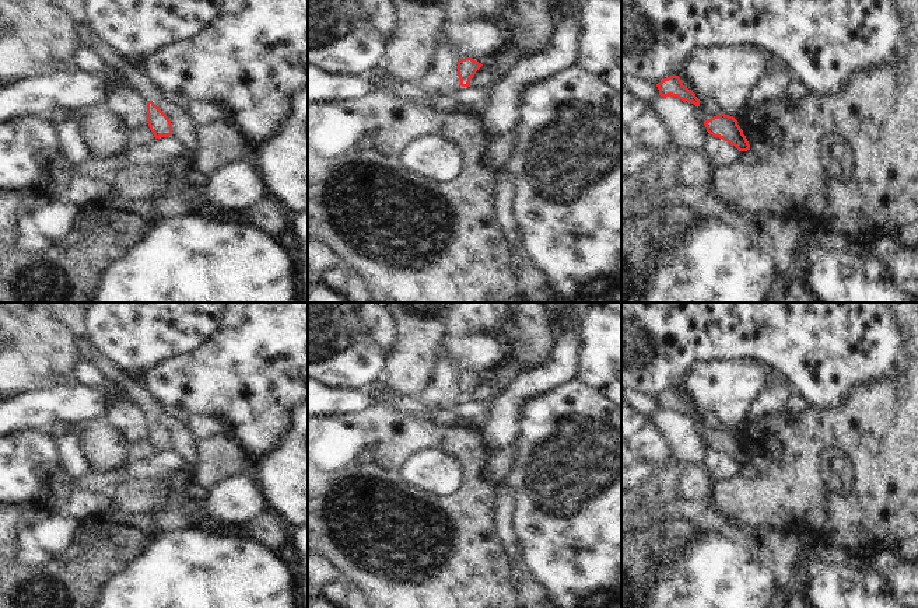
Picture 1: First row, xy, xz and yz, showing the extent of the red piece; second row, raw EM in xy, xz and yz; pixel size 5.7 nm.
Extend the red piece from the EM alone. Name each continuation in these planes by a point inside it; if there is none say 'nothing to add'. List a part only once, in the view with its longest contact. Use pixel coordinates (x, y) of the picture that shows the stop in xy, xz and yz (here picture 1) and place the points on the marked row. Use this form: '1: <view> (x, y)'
nothing to add

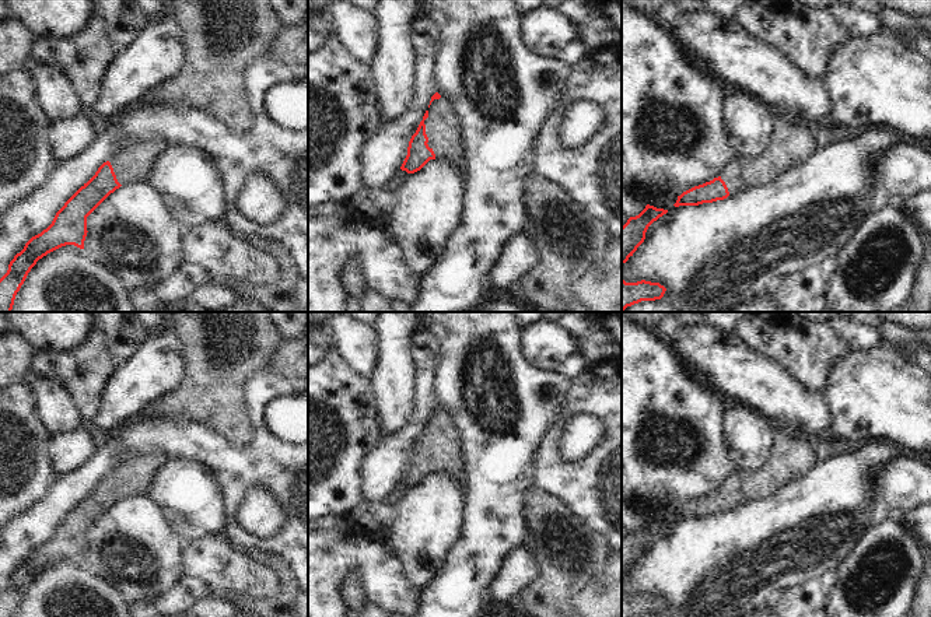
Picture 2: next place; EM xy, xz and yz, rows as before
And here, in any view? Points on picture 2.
1: xz (443, 129)

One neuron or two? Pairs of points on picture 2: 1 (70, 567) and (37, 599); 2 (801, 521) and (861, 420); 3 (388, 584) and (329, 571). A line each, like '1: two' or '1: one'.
1: one
2: two
3: one

